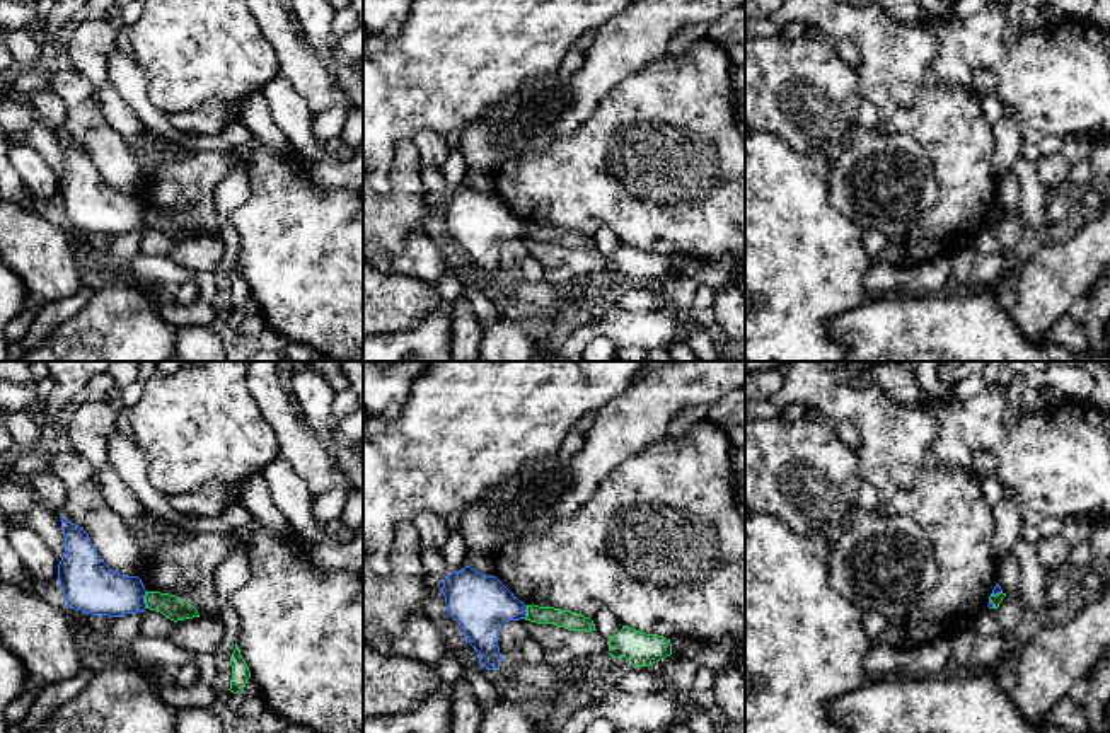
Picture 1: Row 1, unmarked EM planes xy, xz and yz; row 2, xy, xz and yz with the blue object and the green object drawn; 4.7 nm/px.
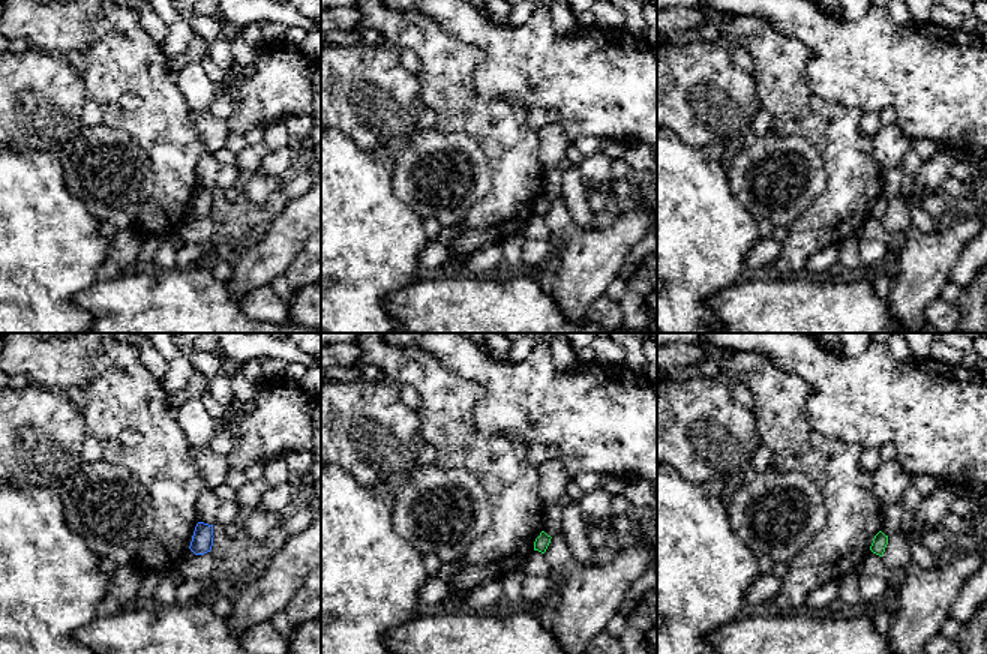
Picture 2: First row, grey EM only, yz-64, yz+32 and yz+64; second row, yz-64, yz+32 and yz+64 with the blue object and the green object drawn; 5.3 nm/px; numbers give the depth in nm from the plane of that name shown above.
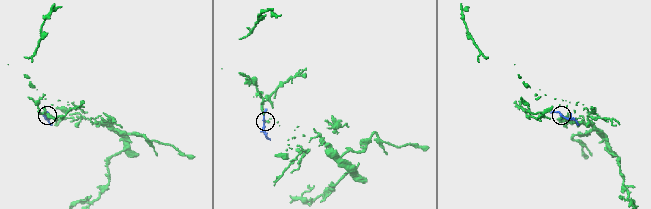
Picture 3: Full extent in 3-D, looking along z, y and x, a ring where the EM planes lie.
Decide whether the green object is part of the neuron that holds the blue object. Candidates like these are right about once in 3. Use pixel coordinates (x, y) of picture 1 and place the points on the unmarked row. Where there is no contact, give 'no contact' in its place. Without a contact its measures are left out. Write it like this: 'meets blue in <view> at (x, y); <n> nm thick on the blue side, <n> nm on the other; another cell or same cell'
meets blue in xy at (144, 219); 240 nm thick on the blue side, 110 nm on the other; another cell

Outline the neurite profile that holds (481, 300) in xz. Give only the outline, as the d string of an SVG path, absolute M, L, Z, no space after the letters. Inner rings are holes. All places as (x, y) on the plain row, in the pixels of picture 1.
M479 278L464 281L464 297L469 300L483 331L489 331L501 320L491 288L483 285Z

